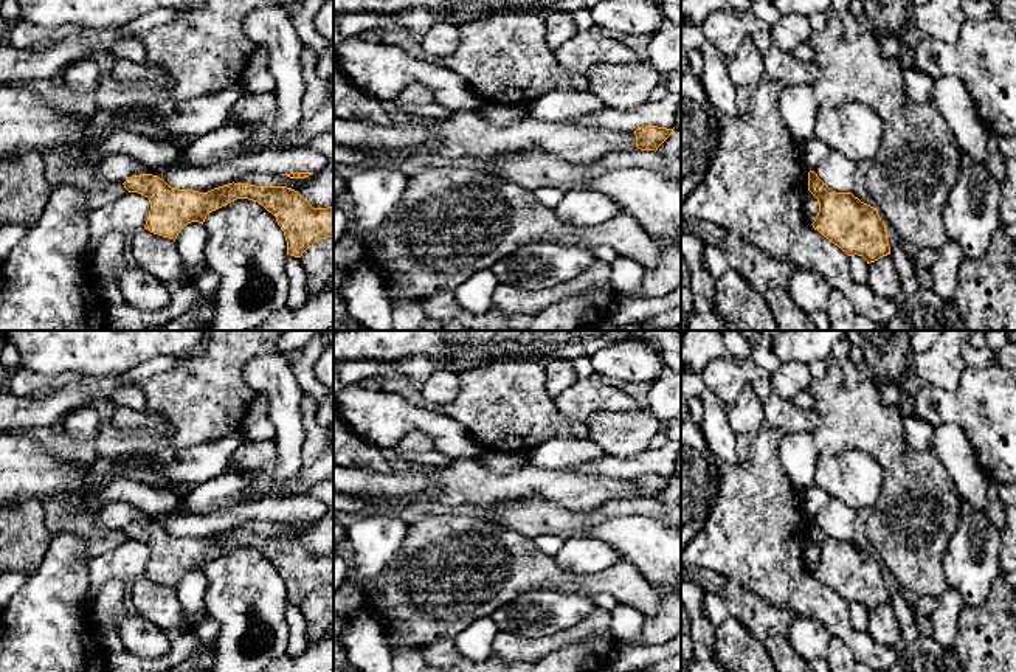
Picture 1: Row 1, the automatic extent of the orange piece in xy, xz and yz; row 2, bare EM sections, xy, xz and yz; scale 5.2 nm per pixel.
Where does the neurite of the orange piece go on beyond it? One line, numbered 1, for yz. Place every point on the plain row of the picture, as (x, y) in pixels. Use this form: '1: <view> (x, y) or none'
1: none

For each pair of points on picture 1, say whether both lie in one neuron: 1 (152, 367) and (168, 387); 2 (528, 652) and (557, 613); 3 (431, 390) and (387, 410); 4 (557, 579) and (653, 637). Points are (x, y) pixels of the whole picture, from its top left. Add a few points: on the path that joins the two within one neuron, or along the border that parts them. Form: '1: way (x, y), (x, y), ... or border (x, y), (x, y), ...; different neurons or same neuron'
1: border (190, 356), (174, 368), (155, 373), (141, 384); different neurons
2: border (574, 624), (540, 637), (518, 637), (504, 632); different neurons
3: border (427, 404), (438, 408); different neurons
4: border (664, 596), (660, 609), (647, 616); different neurons

